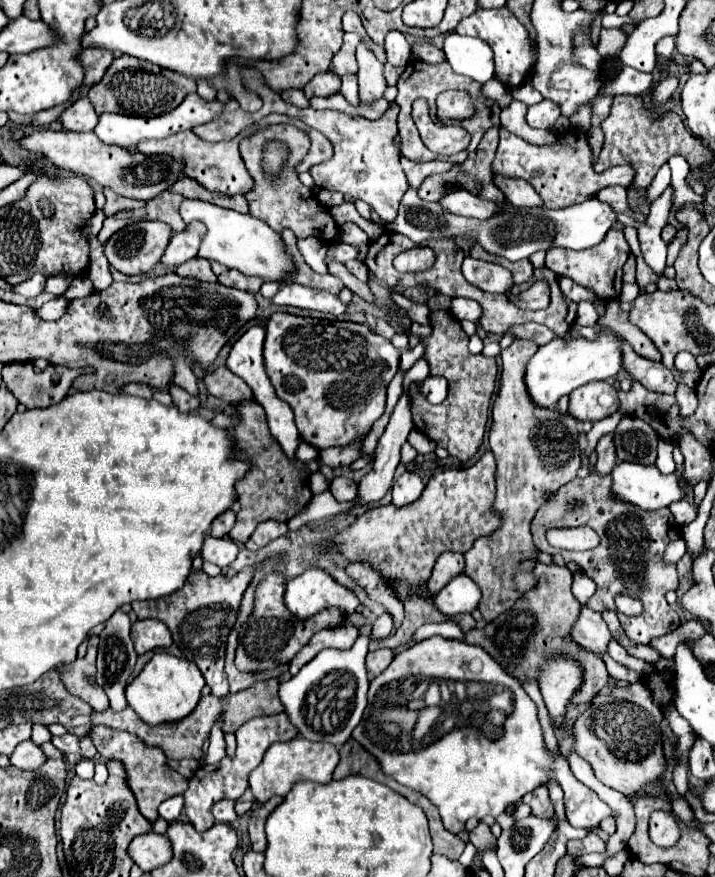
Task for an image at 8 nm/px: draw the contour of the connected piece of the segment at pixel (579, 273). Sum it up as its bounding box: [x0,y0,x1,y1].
[545,228,631,302]

